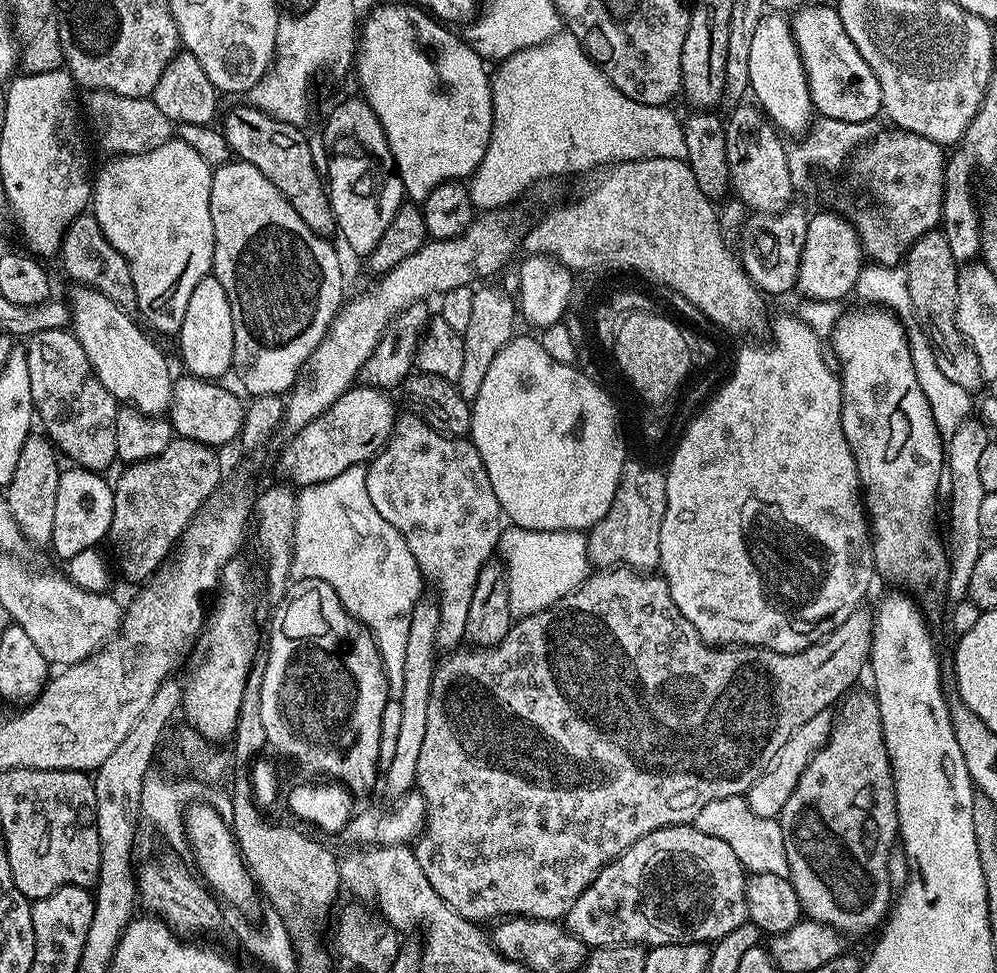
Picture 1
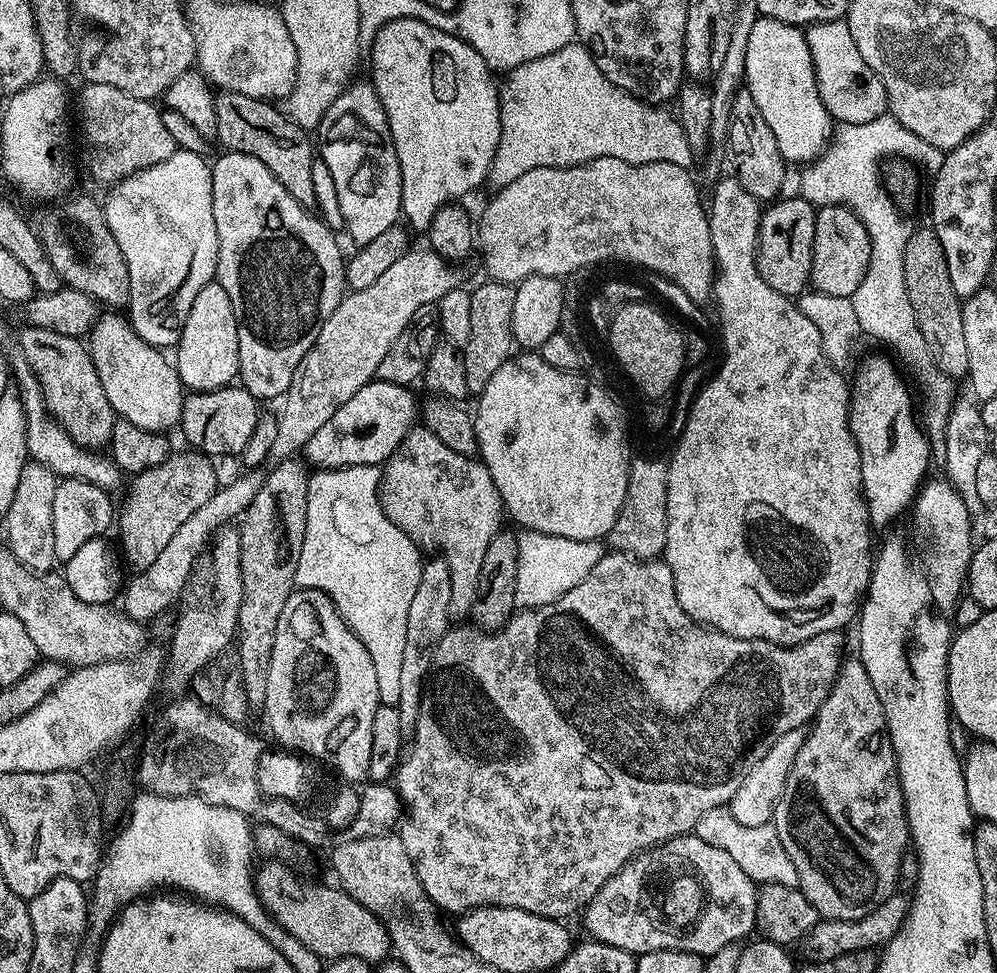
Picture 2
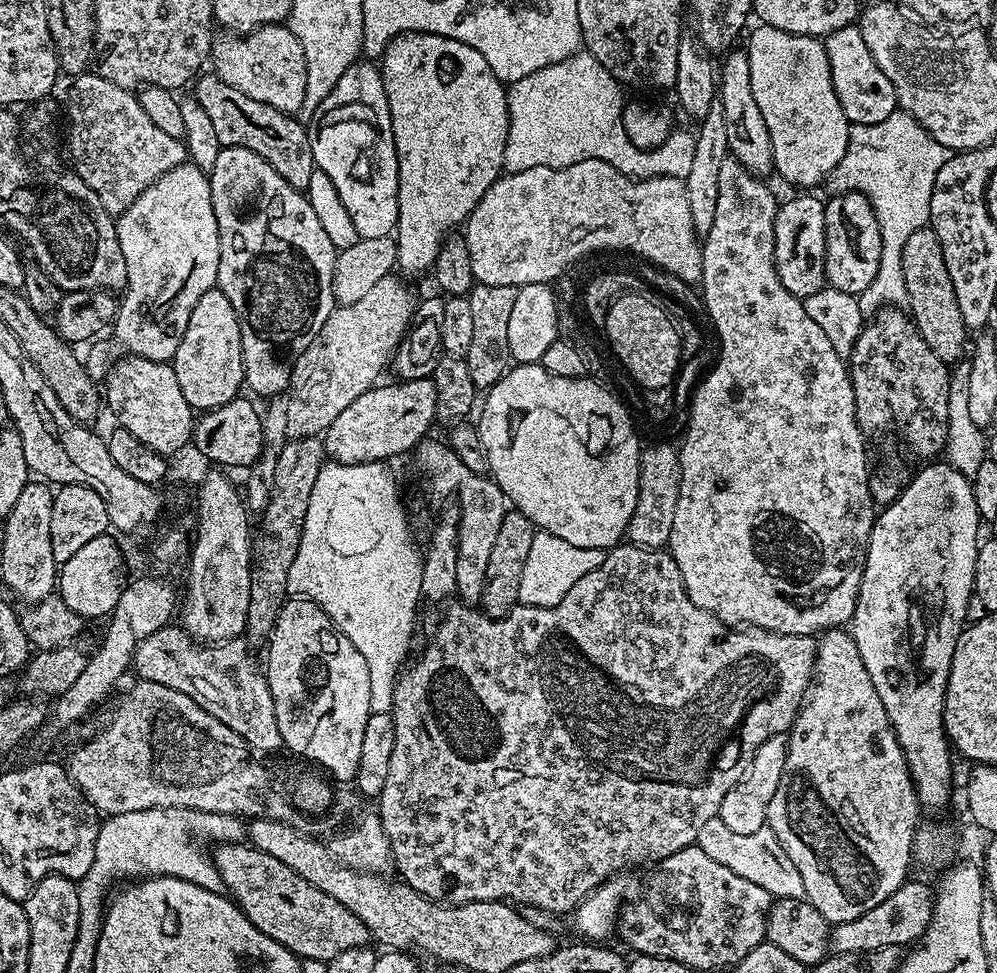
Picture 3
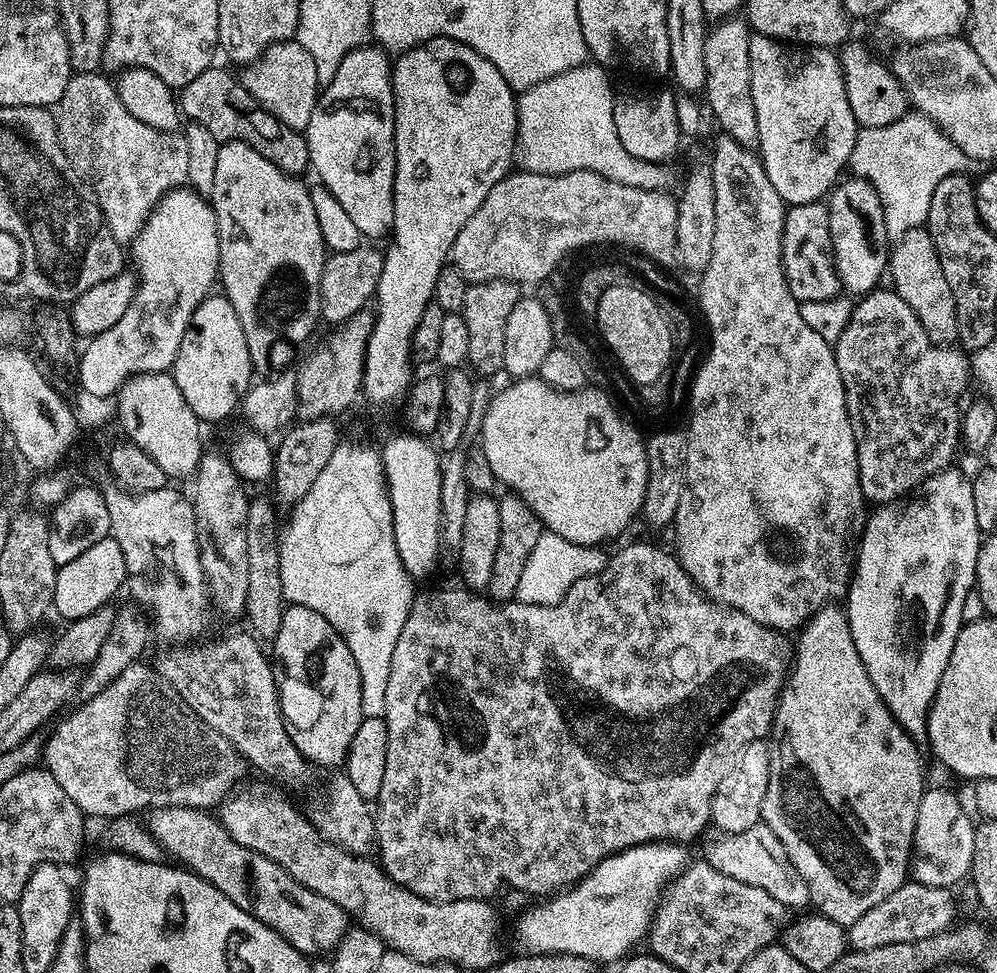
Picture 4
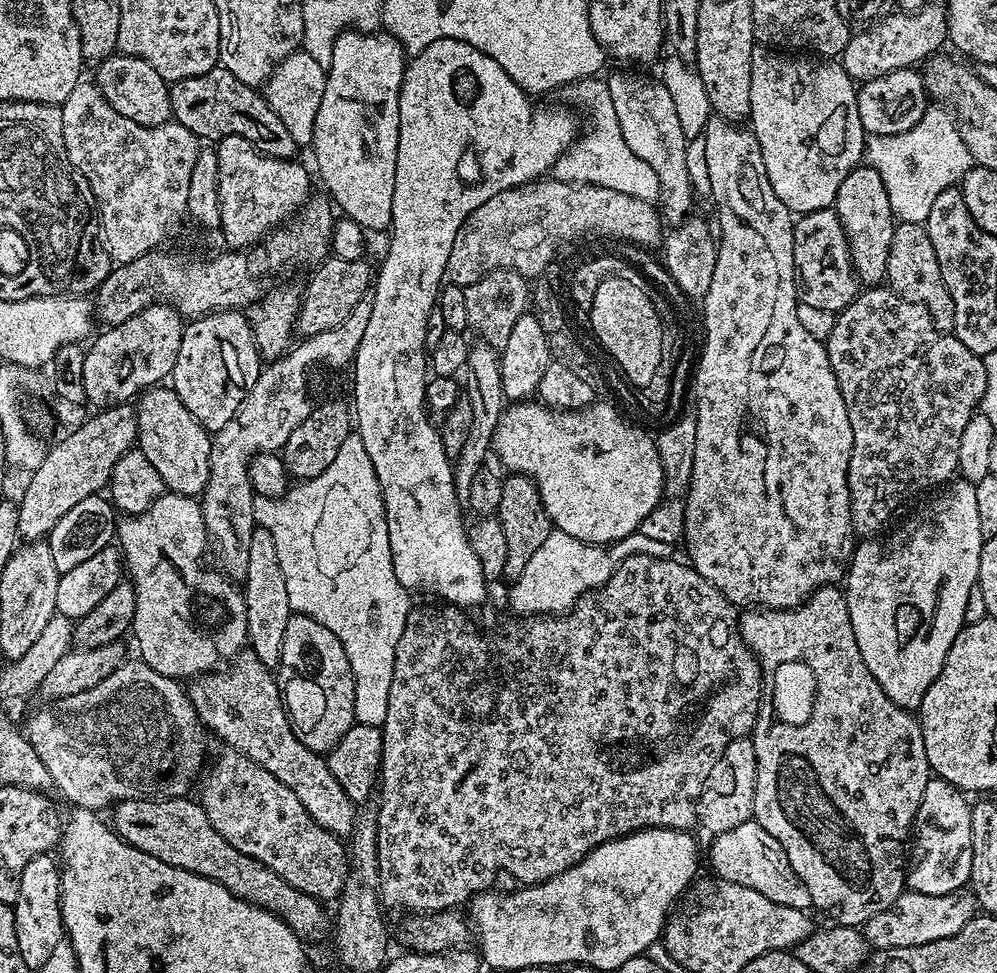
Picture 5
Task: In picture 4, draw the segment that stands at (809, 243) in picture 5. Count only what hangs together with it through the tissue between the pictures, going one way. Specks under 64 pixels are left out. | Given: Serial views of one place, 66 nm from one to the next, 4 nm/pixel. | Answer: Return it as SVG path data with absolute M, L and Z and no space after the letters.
M827 203L794 204L785 211L782 262L790 294L794 294L794 298L800 303L822 302L823 299L834 299L841 295L840 279L832 257Z

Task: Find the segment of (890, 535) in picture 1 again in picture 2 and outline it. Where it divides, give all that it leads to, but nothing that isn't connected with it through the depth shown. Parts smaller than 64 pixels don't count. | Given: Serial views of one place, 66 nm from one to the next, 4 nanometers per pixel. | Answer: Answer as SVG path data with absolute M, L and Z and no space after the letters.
M868 356L864 360L864 365L857 370L856 381L853 379L850 384L848 425L860 451L862 486L864 500L868 503L869 521L877 529L884 528L891 520L898 519L903 512L905 515L911 509L912 501L916 499L917 492L929 475L928 448L930 449L925 429L918 423L917 413L916 416L912 413L912 396L908 393L899 370L886 357Z

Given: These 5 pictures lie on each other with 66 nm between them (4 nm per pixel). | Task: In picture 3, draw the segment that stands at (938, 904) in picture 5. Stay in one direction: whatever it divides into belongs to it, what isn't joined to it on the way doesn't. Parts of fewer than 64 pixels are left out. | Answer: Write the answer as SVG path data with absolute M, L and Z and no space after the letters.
M915 878L909 879L901 888L894 890L886 902L878 902L874 910L866 910L862 918L835 925L830 932L832 952L862 954L870 950L882 950L882 946L894 946L903 949L904 944L912 946L923 937L929 922L932 920L932 902L934 892L931 887L919 884Z

